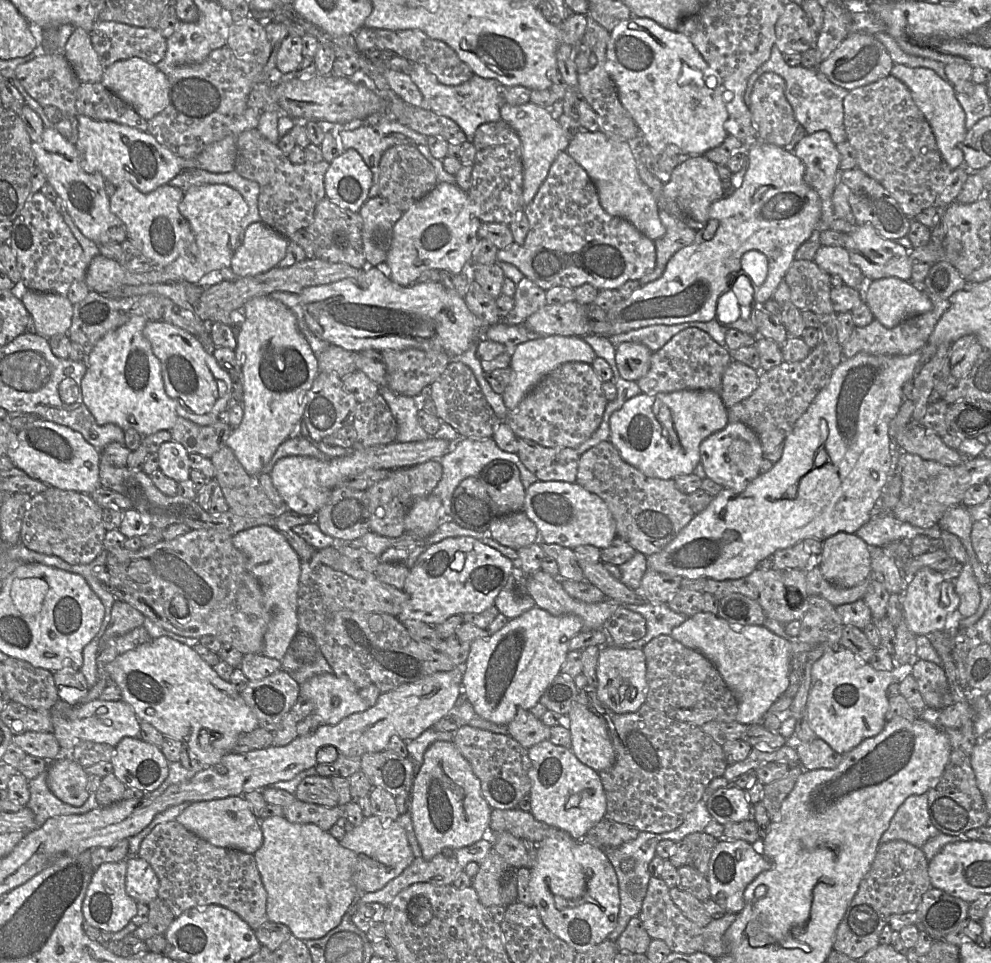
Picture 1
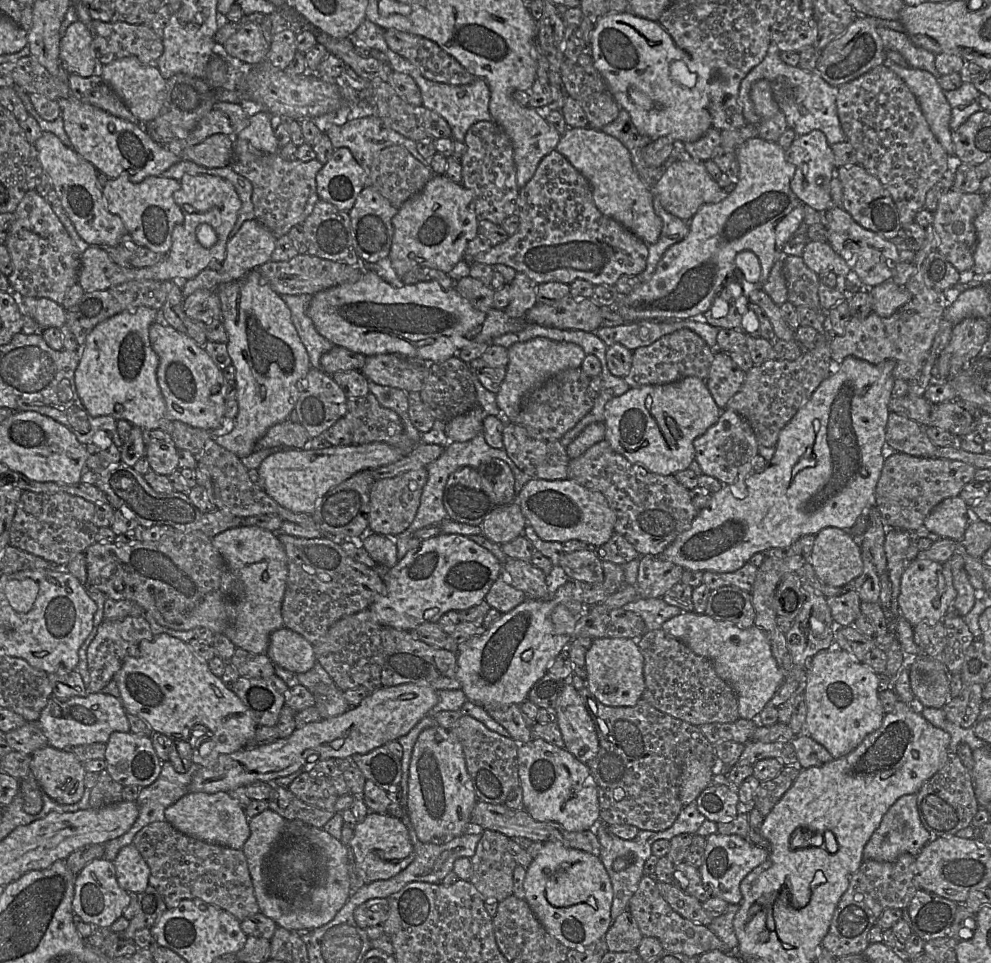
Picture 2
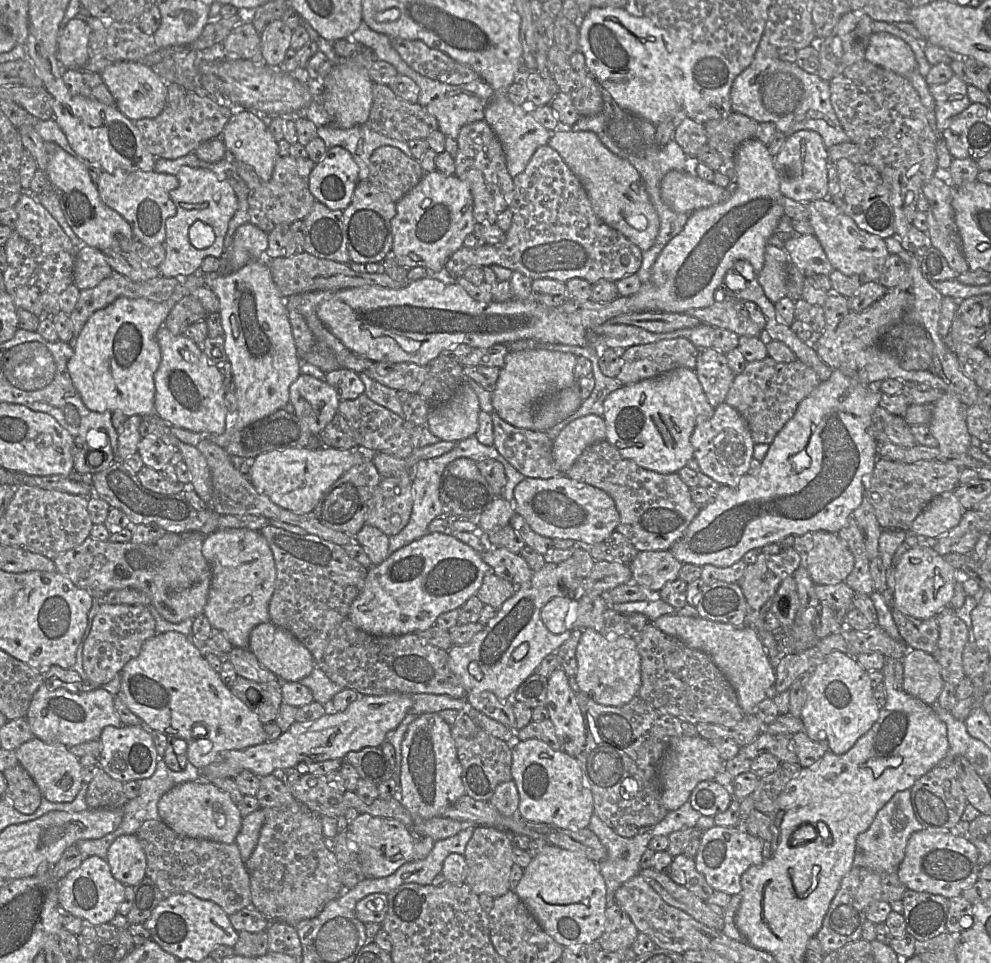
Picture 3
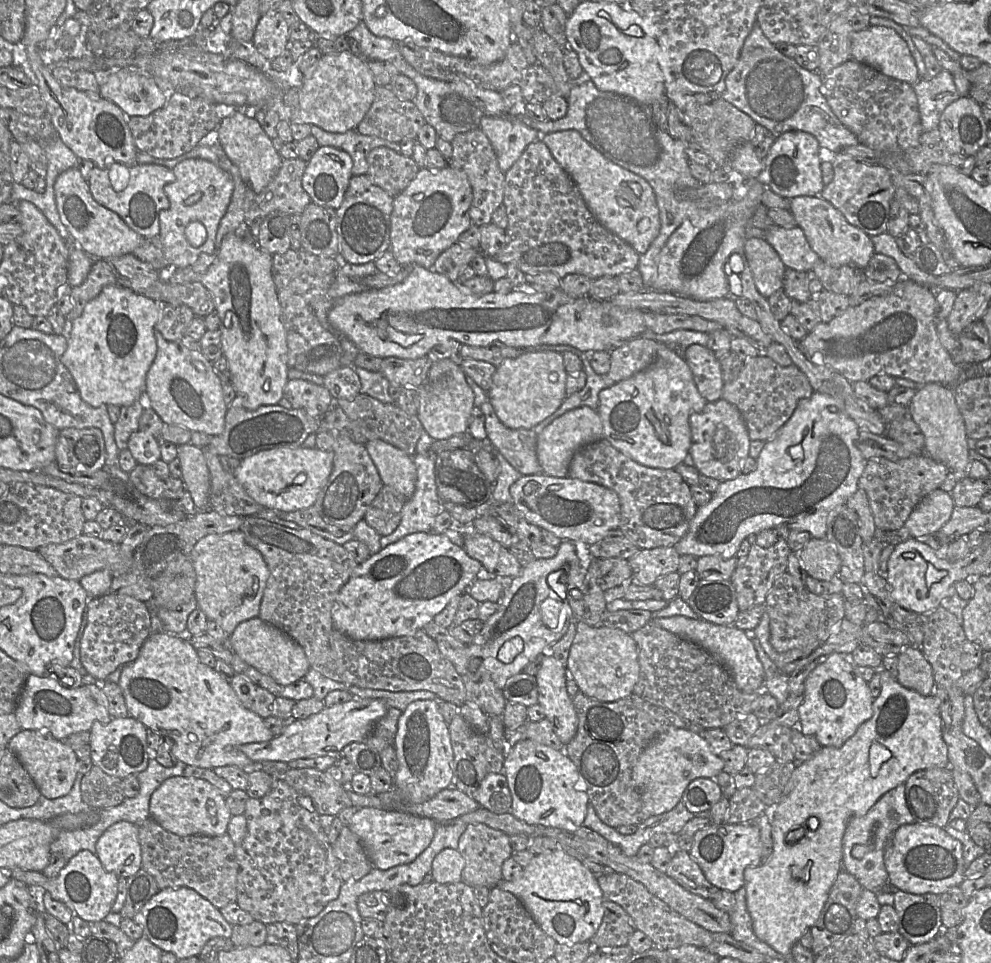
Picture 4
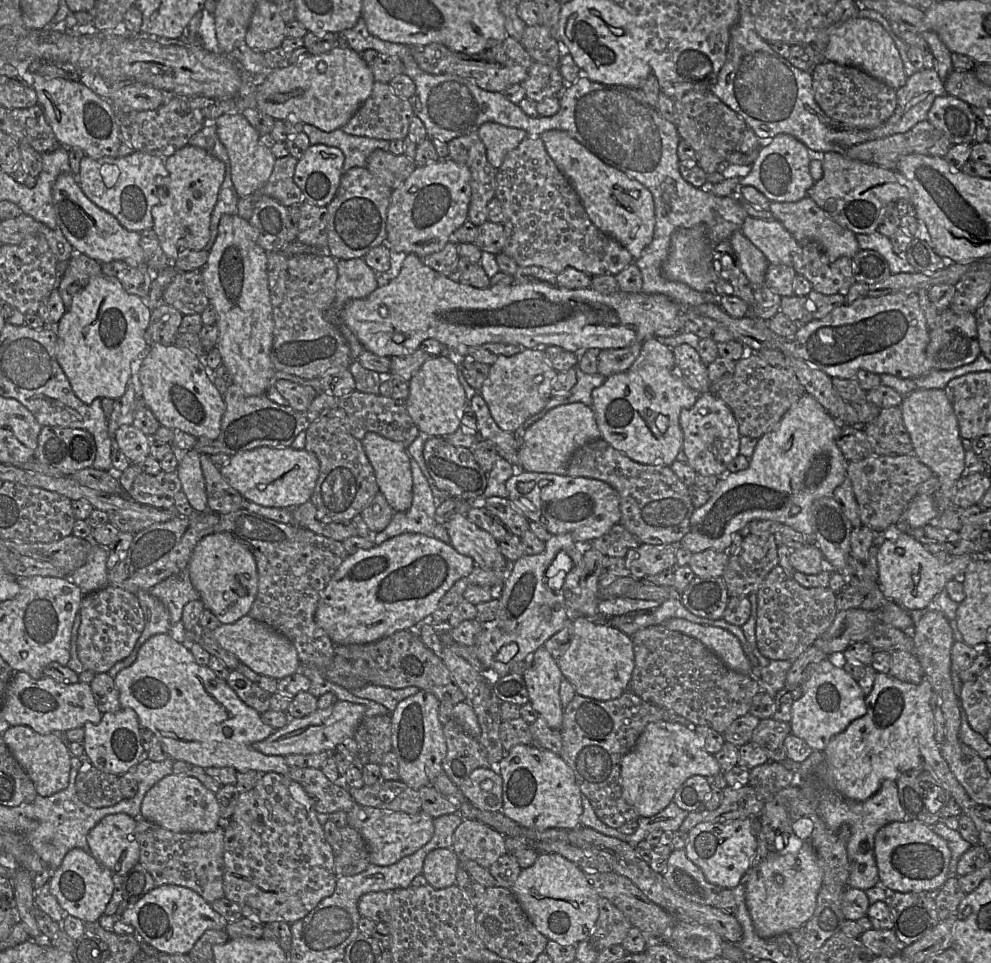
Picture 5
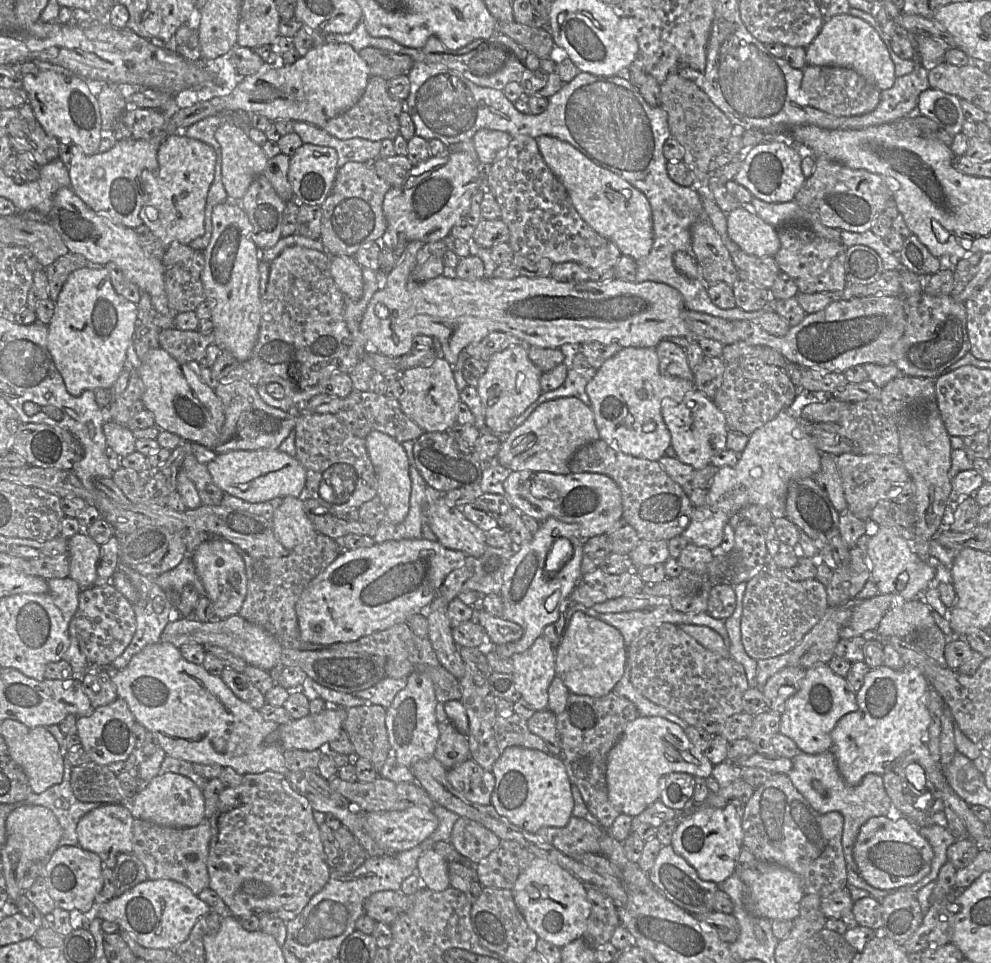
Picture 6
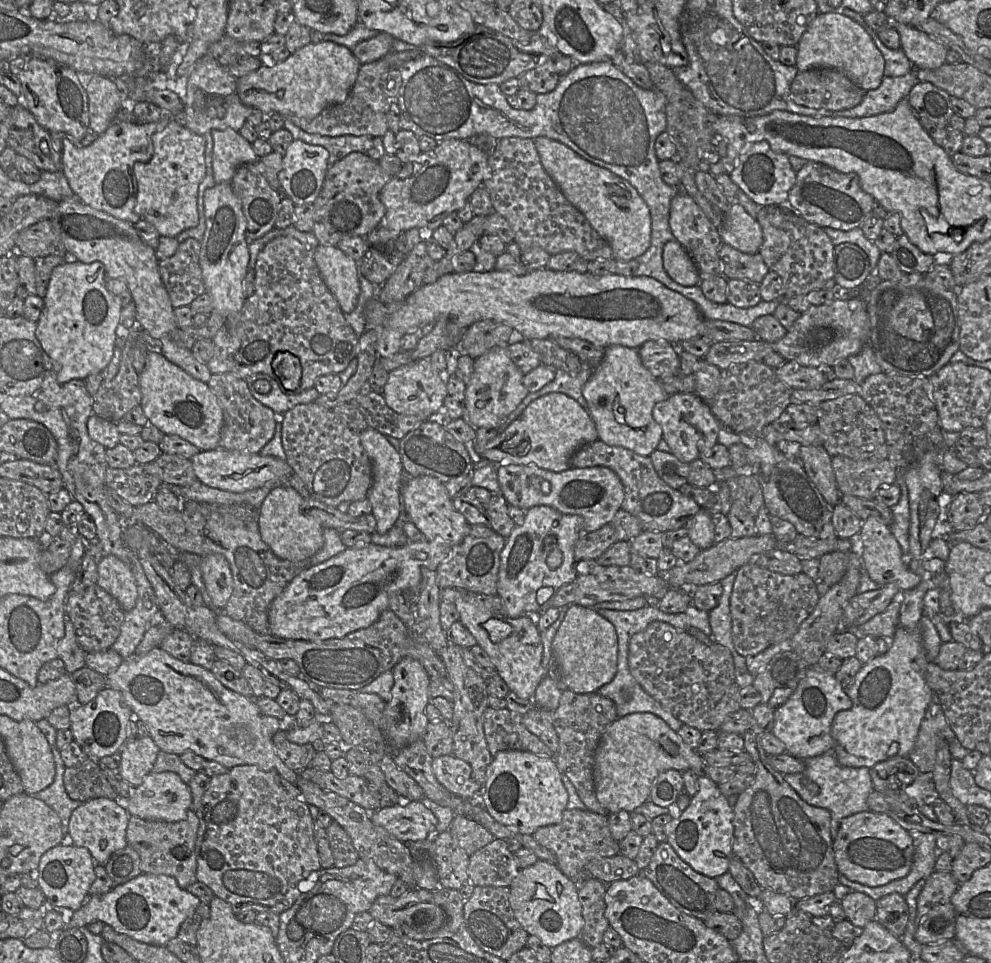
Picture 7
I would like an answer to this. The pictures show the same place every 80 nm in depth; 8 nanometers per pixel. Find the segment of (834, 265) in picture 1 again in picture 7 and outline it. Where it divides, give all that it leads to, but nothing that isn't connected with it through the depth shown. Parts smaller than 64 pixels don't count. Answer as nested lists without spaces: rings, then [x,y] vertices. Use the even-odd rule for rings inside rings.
[[[737,202],[724,214],[719,232],[724,243],[744,253],[758,253],[763,243],[760,224]]]

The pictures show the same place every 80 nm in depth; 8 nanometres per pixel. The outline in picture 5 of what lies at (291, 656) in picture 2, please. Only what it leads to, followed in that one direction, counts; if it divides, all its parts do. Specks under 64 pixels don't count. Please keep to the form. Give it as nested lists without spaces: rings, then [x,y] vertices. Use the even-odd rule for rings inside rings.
[[[248,615],[241,617],[235,623],[221,624],[214,630],[207,630],[200,626],[198,633],[200,637],[212,639],[222,648],[234,654],[241,663],[253,671],[276,680],[296,673],[300,666],[298,652],[286,636]]]

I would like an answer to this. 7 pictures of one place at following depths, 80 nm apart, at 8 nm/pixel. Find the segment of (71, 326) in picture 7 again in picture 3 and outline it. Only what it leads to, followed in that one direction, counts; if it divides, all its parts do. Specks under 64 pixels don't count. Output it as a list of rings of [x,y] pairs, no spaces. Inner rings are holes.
[[[198,272],[186,278],[179,279],[180,284],[172,296],[164,302],[154,302],[144,298],[119,297],[107,307],[94,312],[80,334],[75,338],[74,355],[67,363],[71,380],[79,392],[85,406],[93,412],[119,411],[127,417],[141,417],[155,414],[155,382],[161,352],[156,340],[157,330],[163,326],[172,307],[185,296],[198,288],[205,286],[206,275]]]

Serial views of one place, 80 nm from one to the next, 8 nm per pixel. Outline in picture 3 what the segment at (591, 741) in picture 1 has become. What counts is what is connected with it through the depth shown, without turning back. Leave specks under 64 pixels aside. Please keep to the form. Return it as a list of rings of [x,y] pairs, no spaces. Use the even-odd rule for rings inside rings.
[[[557,669],[549,676],[545,708],[562,750],[577,757],[585,747],[586,731],[576,693],[571,689],[568,679],[563,669]]]

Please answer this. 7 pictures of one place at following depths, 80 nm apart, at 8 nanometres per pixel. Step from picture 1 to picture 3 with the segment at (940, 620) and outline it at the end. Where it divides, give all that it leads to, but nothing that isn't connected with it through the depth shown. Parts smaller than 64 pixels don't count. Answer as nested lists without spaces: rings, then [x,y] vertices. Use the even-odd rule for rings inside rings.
[[[915,546],[908,549],[895,566],[894,602],[904,614],[917,619],[934,618],[943,608],[950,607],[959,571],[954,569],[932,547]]]

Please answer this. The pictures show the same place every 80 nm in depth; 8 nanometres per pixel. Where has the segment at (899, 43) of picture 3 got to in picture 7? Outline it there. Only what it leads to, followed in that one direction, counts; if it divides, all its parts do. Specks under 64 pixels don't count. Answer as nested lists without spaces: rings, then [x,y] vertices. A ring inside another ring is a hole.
[[[836,12],[819,13],[796,45],[799,71],[830,68],[845,74],[865,91],[878,88],[884,77],[885,60],[871,36],[853,19]]]

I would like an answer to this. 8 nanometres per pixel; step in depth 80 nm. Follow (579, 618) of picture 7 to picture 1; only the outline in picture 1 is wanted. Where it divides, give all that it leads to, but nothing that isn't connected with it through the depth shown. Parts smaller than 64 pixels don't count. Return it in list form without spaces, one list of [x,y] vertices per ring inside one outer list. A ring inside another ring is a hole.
[[[607,644],[599,649],[597,660],[597,696],[618,714],[637,711],[646,703],[646,660],[642,649],[629,649]]]

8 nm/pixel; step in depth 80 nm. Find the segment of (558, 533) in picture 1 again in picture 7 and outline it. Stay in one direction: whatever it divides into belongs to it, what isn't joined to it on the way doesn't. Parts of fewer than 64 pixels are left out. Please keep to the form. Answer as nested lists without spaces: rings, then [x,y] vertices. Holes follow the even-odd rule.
[[[534,464],[497,466],[501,494],[509,505],[524,511],[544,505],[562,514],[581,516],[584,519],[585,532],[594,532],[612,523],[615,514],[622,508],[624,487],[618,475],[607,467],[571,467],[563,472],[553,472]]]

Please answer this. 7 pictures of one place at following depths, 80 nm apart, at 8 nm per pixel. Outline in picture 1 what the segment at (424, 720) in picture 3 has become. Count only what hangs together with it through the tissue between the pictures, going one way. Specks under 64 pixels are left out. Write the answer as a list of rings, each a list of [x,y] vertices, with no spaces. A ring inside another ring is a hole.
[[[437,741],[426,750],[423,762],[415,774],[410,796],[410,814],[415,835],[426,860],[431,860],[445,849],[456,850],[478,842],[490,830],[492,808],[482,794],[480,780],[473,772],[471,764],[454,742]]]

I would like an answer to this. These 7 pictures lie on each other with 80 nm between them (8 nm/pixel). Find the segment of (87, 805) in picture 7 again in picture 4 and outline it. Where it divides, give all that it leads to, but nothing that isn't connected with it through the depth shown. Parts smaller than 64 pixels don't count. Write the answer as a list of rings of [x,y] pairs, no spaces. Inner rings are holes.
[[[119,821],[99,837],[95,855],[104,869],[118,877],[129,878],[142,868],[141,847],[136,825]]]

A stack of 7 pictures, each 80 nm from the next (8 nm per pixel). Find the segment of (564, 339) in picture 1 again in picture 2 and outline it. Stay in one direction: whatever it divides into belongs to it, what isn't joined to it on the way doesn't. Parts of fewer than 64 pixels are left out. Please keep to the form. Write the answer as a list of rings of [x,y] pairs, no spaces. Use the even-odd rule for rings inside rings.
[[[538,337],[516,343],[508,348],[506,375],[496,395],[496,402],[508,422],[515,423],[525,398],[548,378],[570,368],[579,368],[587,354],[583,348],[570,342]]]

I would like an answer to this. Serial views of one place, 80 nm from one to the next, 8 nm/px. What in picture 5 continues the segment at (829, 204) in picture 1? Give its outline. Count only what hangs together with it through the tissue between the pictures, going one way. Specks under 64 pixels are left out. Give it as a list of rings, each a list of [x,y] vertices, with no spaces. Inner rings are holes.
[[[780,134],[762,142],[756,160],[749,173],[740,178],[740,185],[753,186],[771,202],[796,202],[806,197],[815,183],[810,174],[810,149],[801,141],[788,134]]]

